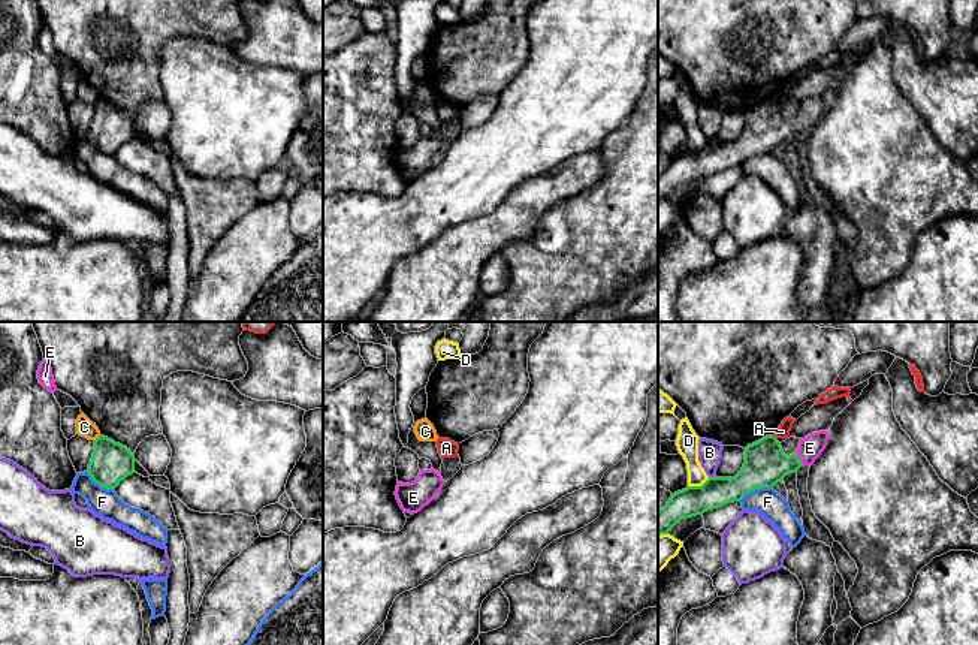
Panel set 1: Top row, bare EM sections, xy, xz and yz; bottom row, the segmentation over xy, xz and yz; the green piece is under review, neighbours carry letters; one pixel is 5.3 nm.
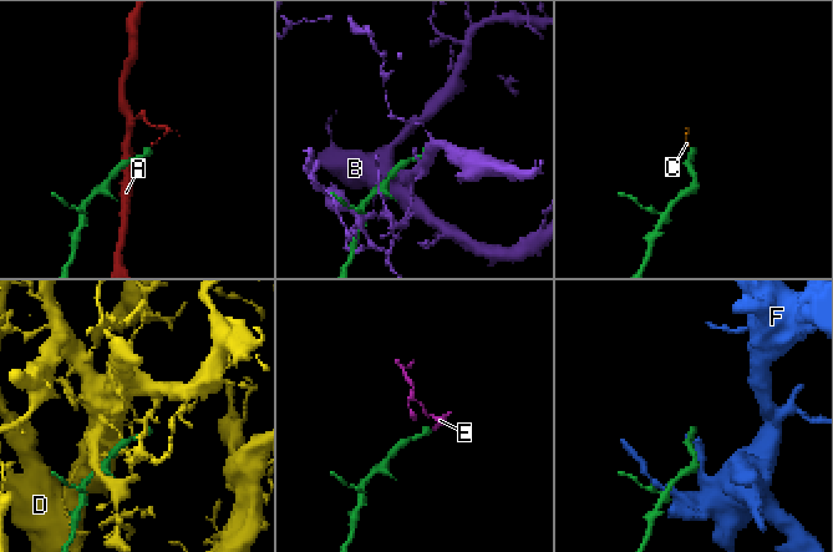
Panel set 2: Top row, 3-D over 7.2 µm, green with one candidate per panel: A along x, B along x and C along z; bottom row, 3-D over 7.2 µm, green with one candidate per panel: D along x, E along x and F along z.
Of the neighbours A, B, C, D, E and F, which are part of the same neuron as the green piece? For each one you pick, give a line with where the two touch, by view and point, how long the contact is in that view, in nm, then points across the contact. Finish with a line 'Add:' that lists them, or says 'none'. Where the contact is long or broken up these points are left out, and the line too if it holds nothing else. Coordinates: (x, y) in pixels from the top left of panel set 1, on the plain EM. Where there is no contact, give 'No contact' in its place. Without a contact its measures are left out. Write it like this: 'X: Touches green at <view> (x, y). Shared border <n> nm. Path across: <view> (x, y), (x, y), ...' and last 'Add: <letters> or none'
E: Touches green at yz (799, 123). Shared border 90 nm. Path across: yz (766, 129), (791, 129), (799, 123), (809, 112)
Add: E

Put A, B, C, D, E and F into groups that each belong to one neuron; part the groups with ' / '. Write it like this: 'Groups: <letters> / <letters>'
Groups: A / B / C / D / E / F

